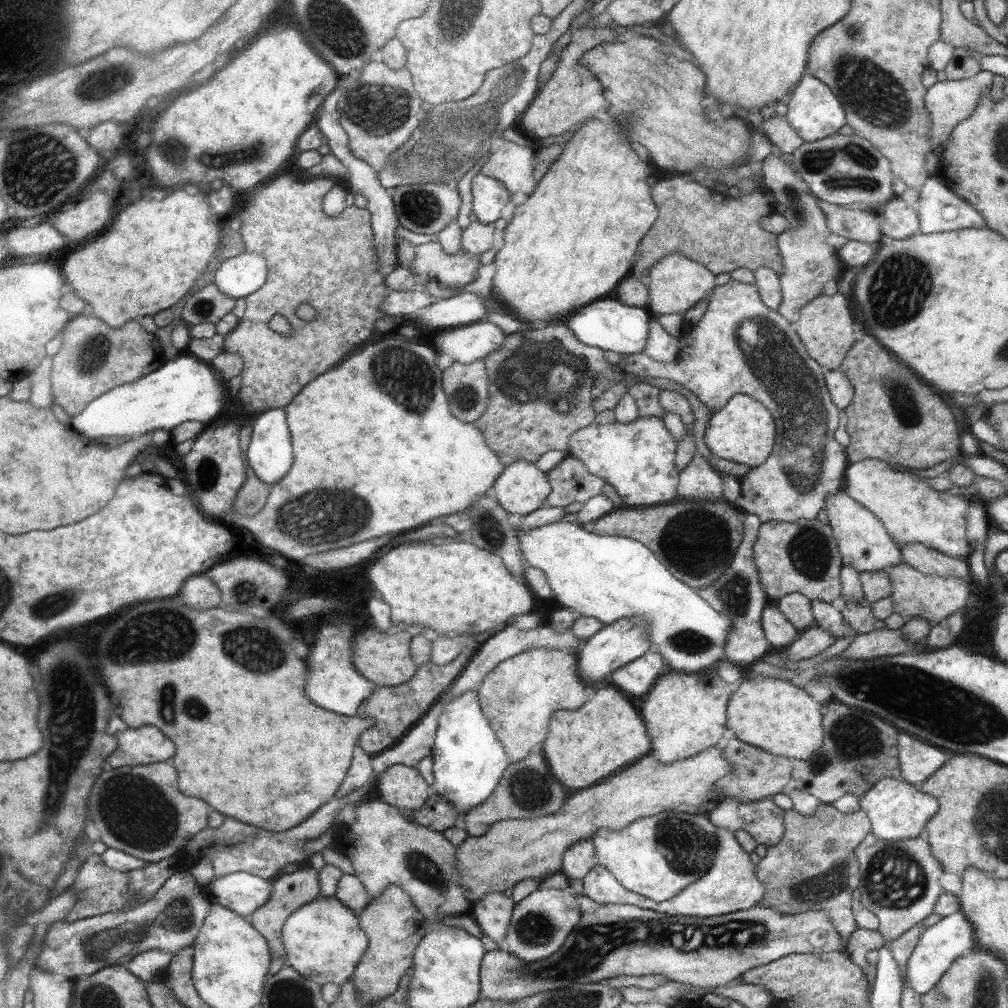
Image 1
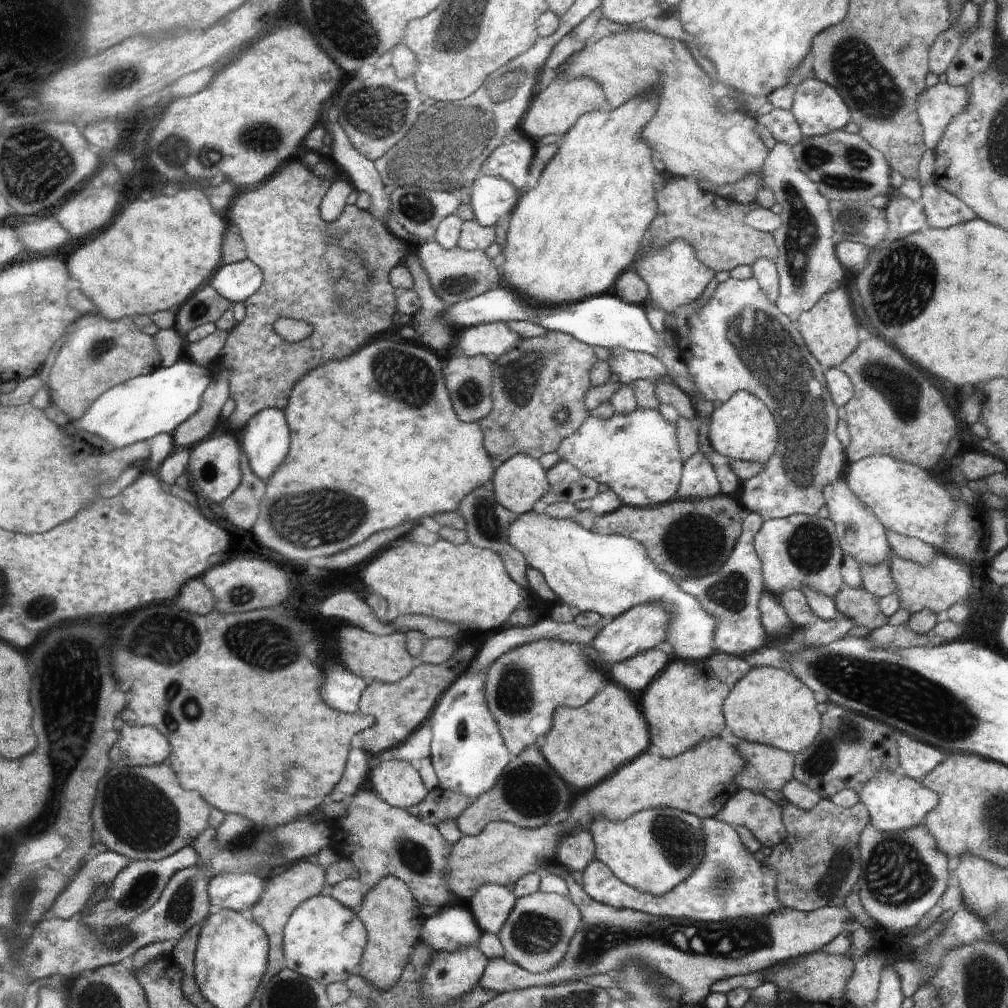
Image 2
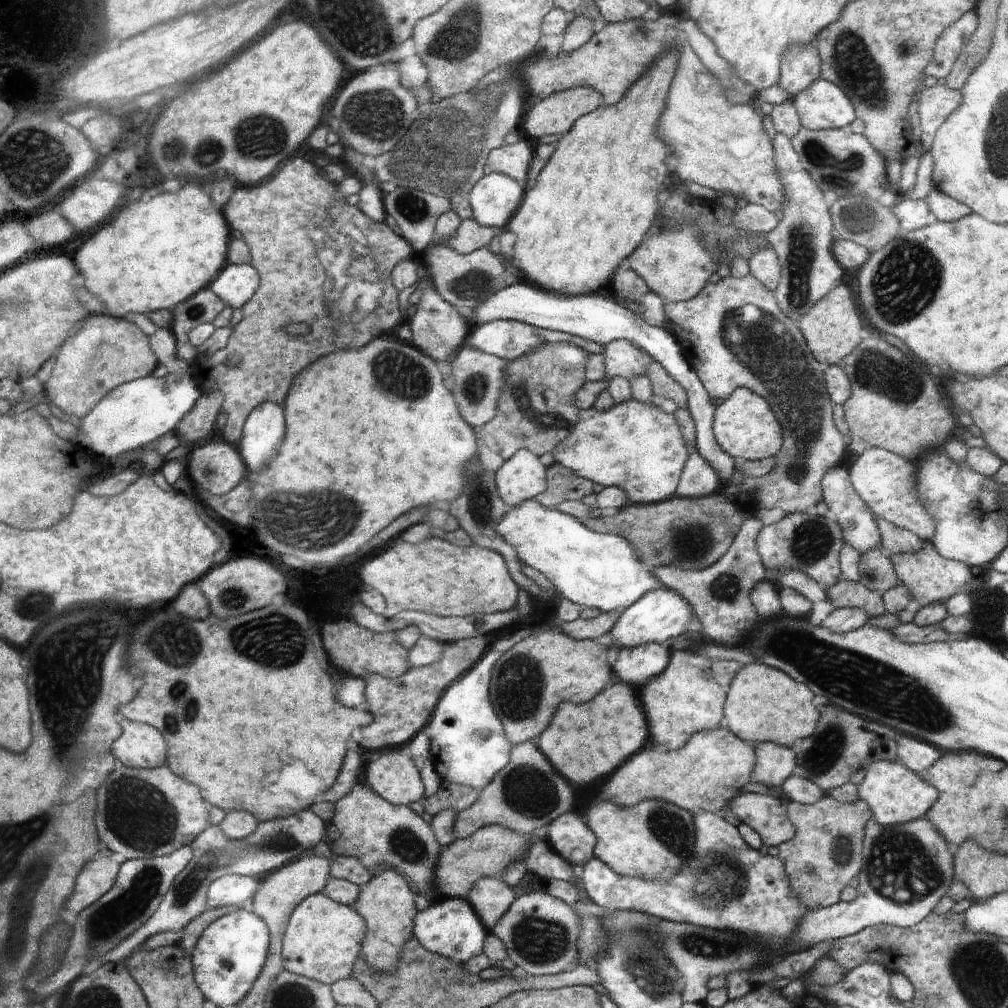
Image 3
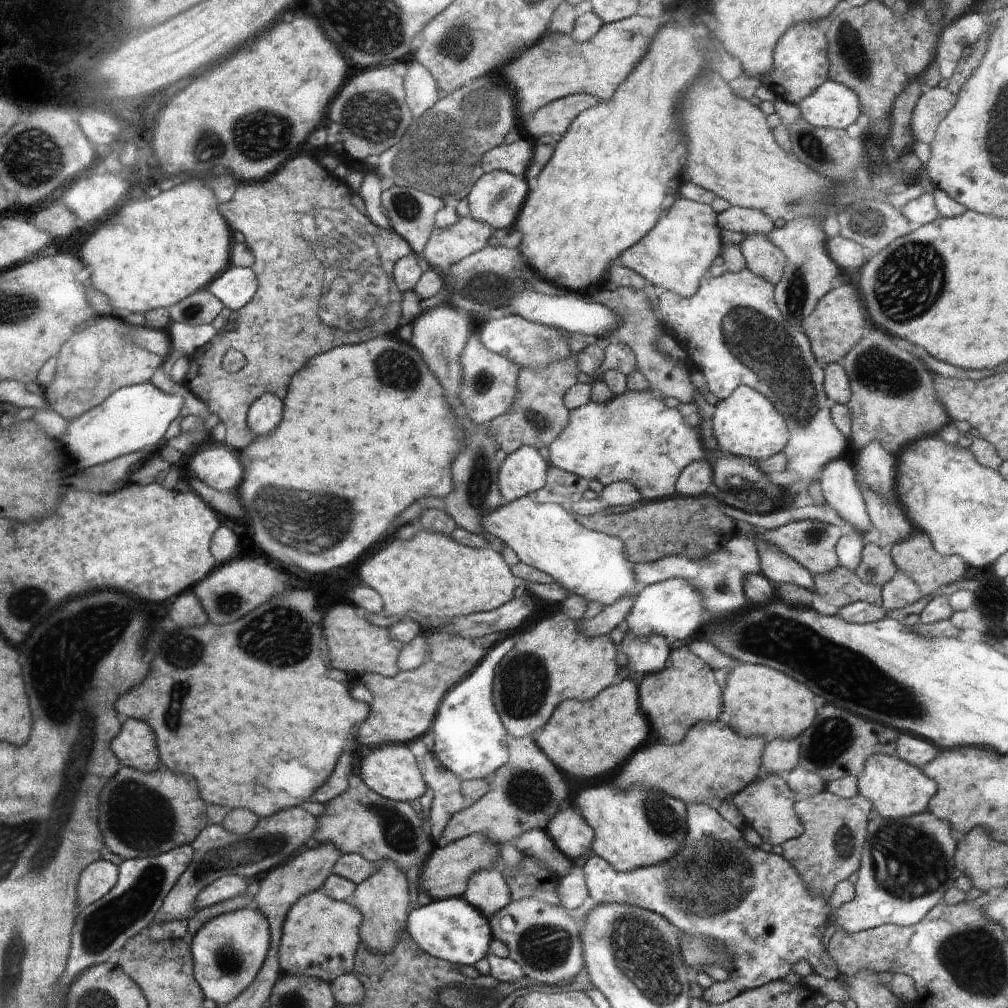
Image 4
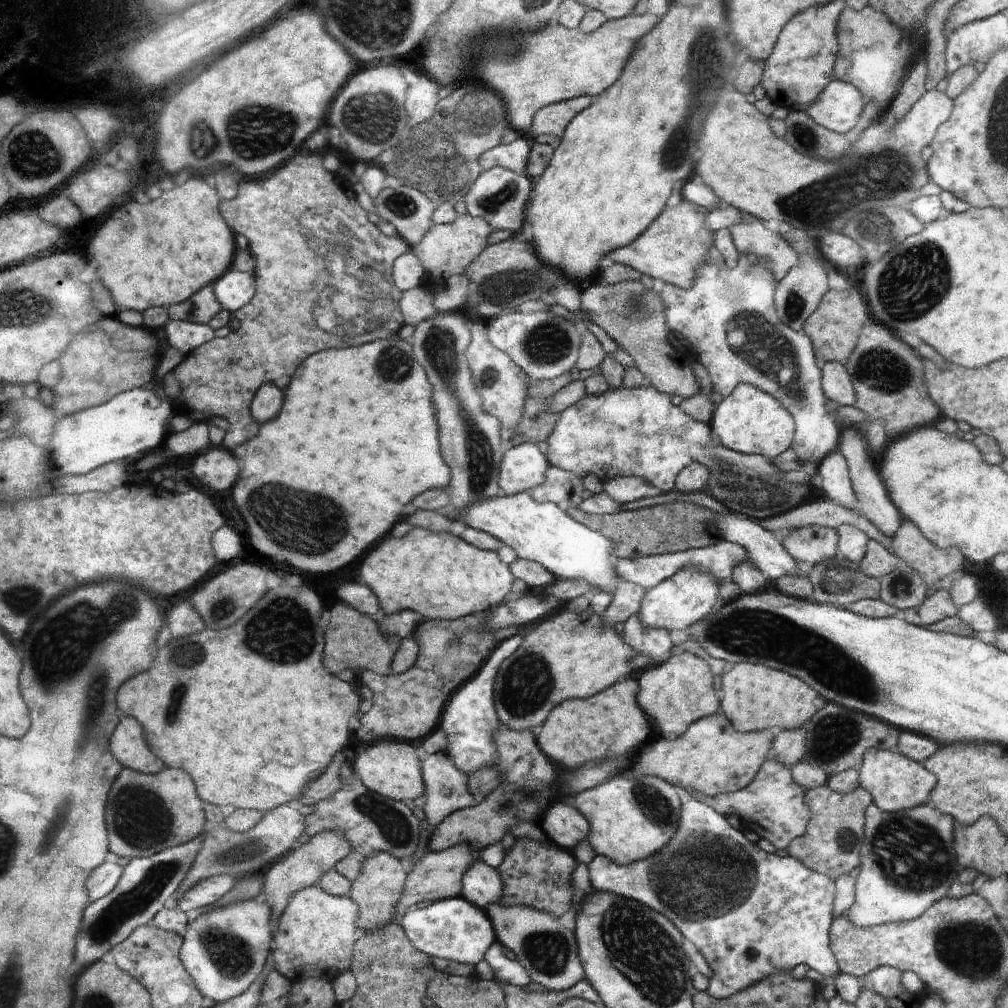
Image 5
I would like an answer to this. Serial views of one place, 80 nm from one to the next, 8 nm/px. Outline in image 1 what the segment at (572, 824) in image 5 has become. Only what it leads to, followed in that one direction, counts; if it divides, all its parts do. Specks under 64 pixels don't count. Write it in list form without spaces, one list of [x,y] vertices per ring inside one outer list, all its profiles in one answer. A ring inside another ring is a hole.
[[[588,837],[564,853],[562,871],[569,880],[583,880],[598,864],[599,858],[596,856],[594,842]]]

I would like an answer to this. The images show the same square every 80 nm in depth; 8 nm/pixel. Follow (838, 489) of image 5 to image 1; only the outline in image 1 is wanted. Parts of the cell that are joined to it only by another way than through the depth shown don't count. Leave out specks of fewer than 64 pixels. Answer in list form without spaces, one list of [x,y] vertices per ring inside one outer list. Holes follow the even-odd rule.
[[[845,488],[827,496],[825,509],[829,516],[829,525],[833,528],[843,566],[853,566],[860,574],[861,572],[884,571],[902,562],[900,549],[880,519],[865,506],[856,502]]]

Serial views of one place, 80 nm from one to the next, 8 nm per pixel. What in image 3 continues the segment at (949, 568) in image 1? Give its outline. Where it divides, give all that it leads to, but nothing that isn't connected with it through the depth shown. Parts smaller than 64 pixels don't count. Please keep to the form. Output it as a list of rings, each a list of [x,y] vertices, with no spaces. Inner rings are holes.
[[[882,517],[876,518],[880,529],[879,546],[887,554],[911,553],[920,550],[922,540],[914,533],[893,525]]]

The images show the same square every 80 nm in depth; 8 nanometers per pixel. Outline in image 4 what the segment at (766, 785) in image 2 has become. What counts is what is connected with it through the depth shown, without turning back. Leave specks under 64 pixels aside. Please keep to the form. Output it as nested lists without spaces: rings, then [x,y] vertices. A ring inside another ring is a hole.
[[[774,738],[768,742],[768,748],[763,752],[762,771],[778,773],[791,771],[798,766],[800,760],[801,740],[784,740]]]

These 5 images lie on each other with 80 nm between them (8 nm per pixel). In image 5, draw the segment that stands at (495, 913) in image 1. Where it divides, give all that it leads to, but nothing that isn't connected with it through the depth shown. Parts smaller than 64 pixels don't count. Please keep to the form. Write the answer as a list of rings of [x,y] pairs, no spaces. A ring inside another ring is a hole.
[[[476,859],[462,876],[462,892],[467,901],[485,910],[490,903],[498,903],[502,881],[498,871]]]

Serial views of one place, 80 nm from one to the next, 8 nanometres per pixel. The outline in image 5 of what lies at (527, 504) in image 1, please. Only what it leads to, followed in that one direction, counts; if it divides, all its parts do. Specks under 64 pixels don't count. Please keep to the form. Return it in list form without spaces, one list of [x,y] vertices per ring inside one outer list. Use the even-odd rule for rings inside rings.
[[[522,442],[507,449],[499,470],[499,487],[506,495],[515,495],[544,482],[548,462],[533,442]]]

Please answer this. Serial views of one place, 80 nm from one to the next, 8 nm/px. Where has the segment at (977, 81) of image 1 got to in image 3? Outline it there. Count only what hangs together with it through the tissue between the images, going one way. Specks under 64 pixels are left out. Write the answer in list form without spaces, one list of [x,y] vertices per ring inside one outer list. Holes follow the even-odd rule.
[[[937,84],[921,90],[914,110],[924,149],[928,150],[931,147],[939,128],[962,102],[963,93],[949,89],[947,85]]]

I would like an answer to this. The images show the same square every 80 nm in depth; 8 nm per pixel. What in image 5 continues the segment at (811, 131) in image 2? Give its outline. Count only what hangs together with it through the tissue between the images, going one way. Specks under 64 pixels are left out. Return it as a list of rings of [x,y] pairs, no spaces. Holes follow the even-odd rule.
[[[834,78],[804,111],[825,129],[848,134],[862,114],[862,95],[853,84]]]

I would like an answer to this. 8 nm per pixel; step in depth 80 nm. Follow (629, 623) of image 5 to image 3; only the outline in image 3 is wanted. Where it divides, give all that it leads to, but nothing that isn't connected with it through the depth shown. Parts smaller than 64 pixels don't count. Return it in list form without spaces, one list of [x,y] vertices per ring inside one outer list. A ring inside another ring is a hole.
[[[648,643],[620,648],[612,668],[619,680],[642,687],[647,680],[662,675],[668,663],[668,652],[664,650],[664,646],[660,646],[660,643]]]

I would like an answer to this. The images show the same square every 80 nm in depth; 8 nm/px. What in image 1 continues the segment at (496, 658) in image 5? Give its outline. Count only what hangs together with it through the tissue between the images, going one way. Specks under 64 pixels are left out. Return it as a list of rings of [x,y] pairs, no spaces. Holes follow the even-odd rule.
[[[477,688],[464,691],[460,696],[445,702],[438,717],[431,756],[434,792],[446,797],[463,814],[486,800],[496,790],[510,762],[503,744],[481,709]]]

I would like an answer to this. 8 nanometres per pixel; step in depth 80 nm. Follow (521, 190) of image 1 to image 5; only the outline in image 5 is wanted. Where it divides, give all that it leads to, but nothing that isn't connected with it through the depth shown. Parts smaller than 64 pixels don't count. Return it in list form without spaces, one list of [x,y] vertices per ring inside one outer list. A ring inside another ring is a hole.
[[[519,134],[513,142],[498,143],[490,151],[484,152],[479,160],[480,164],[485,171],[492,167],[506,167],[514,172],[524,173],[527,170],[530,143],[531,139]]]

